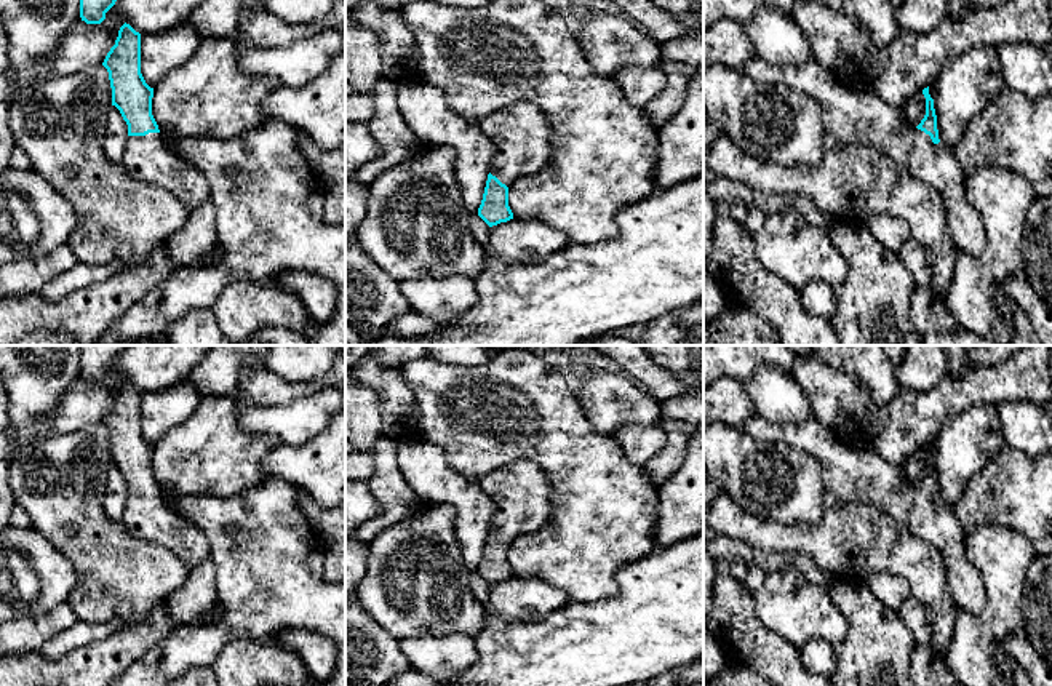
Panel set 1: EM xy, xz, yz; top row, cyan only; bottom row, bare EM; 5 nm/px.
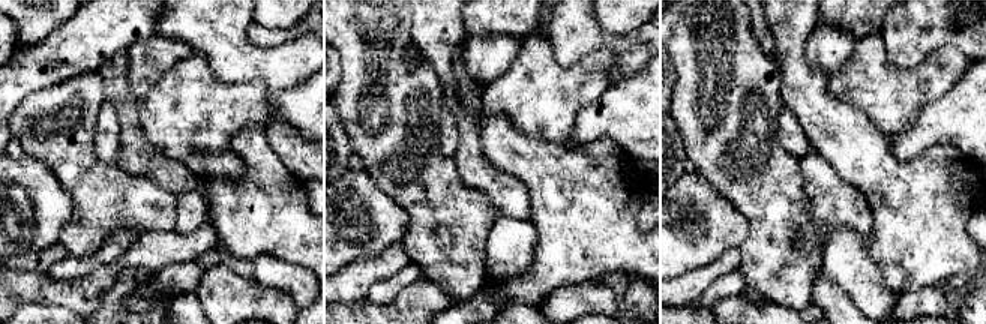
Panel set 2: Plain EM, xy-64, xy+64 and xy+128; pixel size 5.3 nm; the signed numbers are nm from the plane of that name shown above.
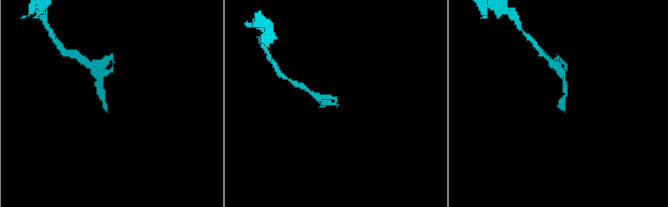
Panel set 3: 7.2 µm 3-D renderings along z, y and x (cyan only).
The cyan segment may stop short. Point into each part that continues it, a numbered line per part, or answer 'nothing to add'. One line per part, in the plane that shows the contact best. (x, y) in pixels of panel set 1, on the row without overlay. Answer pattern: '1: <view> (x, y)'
1: xy (147, 517)

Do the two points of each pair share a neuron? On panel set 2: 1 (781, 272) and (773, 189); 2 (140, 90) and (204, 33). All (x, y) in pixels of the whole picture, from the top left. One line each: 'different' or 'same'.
1: same
2: different

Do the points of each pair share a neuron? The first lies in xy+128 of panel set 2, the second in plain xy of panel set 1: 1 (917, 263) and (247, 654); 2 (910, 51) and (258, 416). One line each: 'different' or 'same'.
1: different
2: different

